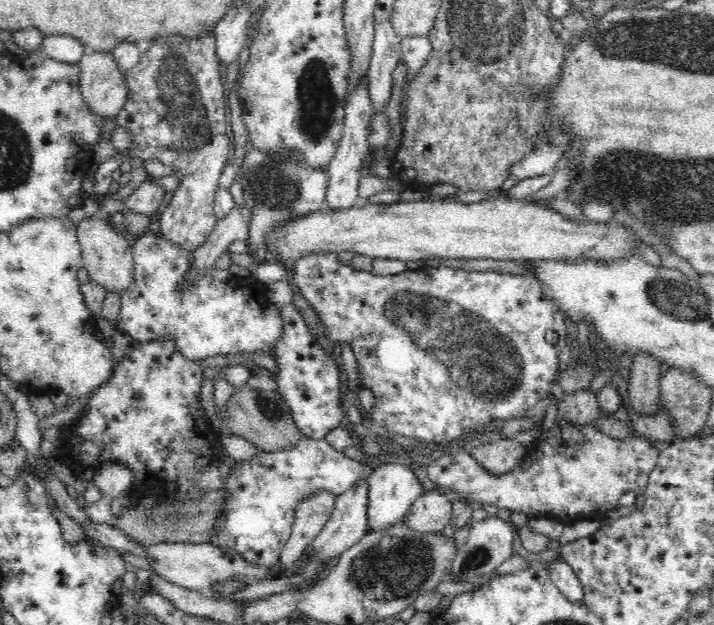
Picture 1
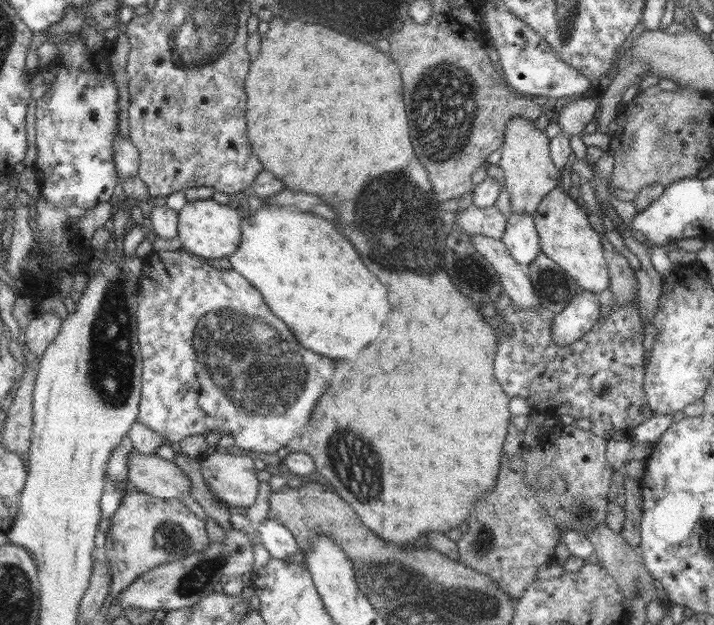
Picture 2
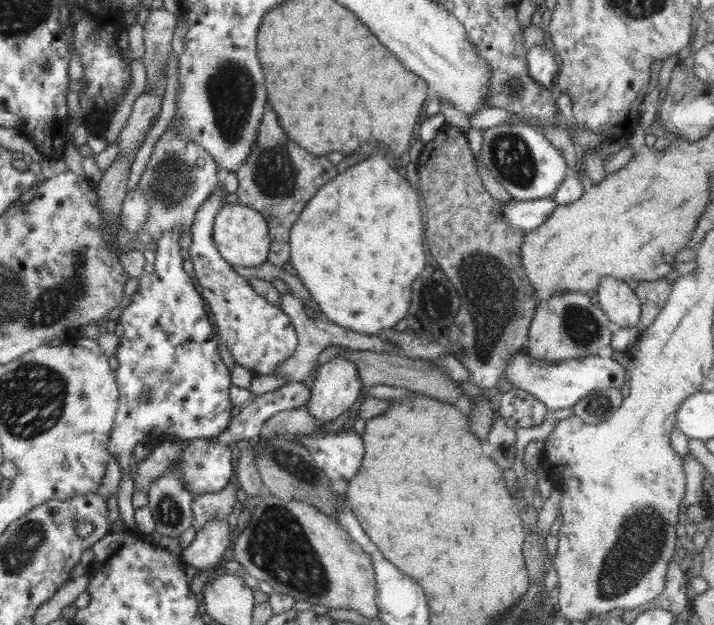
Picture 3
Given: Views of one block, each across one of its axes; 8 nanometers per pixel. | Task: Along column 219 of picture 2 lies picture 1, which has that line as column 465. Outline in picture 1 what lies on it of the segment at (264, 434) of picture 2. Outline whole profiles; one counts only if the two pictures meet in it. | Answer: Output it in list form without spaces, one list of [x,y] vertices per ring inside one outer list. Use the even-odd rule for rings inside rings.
[[[308,253],[296,261],[293,270],[293,278],[302,296],[307,300],[308,305],[314,310],[319,318],[324,334],[328,338],[330,345],[349,343],[352,347],[356,362],[358,364],[358,374],[362,374],[361,380],[364,388],[370,388],[376,398],[376,406],[372,413],[372,418],[379,426],[394,434],[408,436],[408,438],[418,438],[426,442],[448,443],[477,428],[482,428],[490,422],[496,420],[507,421],[513,418],[524,417],[527,410],[534,408],[542,399],[551,397],[550,388],[559,380],[560,360],[558,354],[566,346],[566,322],[564,313],[556,303],[550,301],[548,295],[542,293],[542,283],[540,279],[530,275],[516,275],[510,273],[495,272],[492,270],[474,271],[466,268],[450,268],[445,265],[439,267],[429,267],[422,265],[417,269],[406,270],[404,272],[380,276],[371,271],[358,271],[350,267],[350,263],[342,264],[338,260],[336,253]],[[554,330],[558,333],[556,344],[546,341],[546,332]]]

